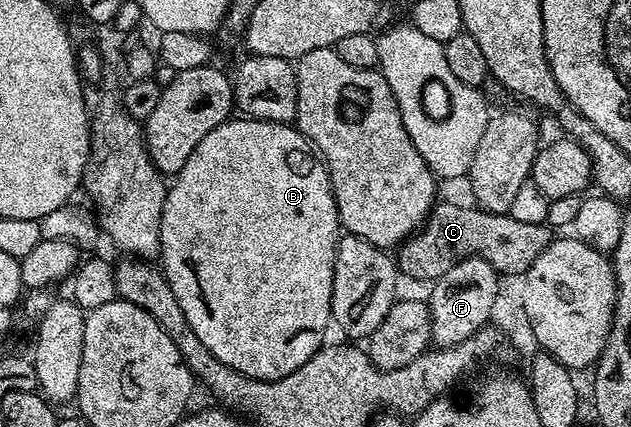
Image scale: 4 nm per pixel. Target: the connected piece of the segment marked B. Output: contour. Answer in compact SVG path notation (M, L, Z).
M228 119L222 121L197 147L193 147L193 155L185 159L185 167L174 174L172 183L164 199L164 209L160 219L160 247L158 256L163 259L161 268L167 276L169 287L173 287L173 295L177 295L177 303L181 303L181 311L185 311L185 319L189 319L189 327L221 363L233 367L233 371L241 371L241 375L252 377L258 381L276 381L285 375L293 375L297 367L305 367L309 359L325 344L323 336L327 333L327 324L332 324L331 300L333 299L333 271L335 270L335 248L339 246L341 226L335 196L331 190L331 176L327 173L326 164L317 156L310 141L299 132L294 124L282 121L257 121L254 119Z

